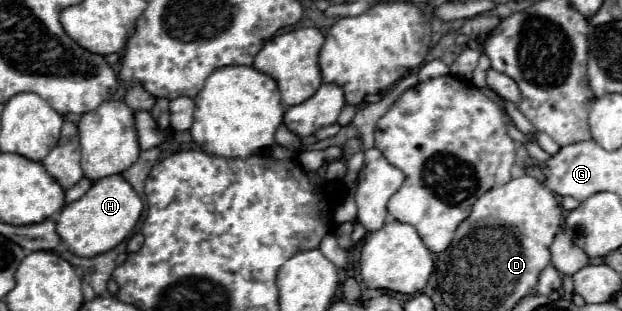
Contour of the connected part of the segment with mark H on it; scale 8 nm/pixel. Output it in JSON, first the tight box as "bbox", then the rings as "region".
{"bbox":[56,175,144,257],"region":[[[110,175],[96,181],[90,191],[76,203],[64,205],[56,223],[56,231],[72,253],[82,257],[94,257],[122,243],[138,223],[142,209],[144,205],[132,185],[122,175]]]}

